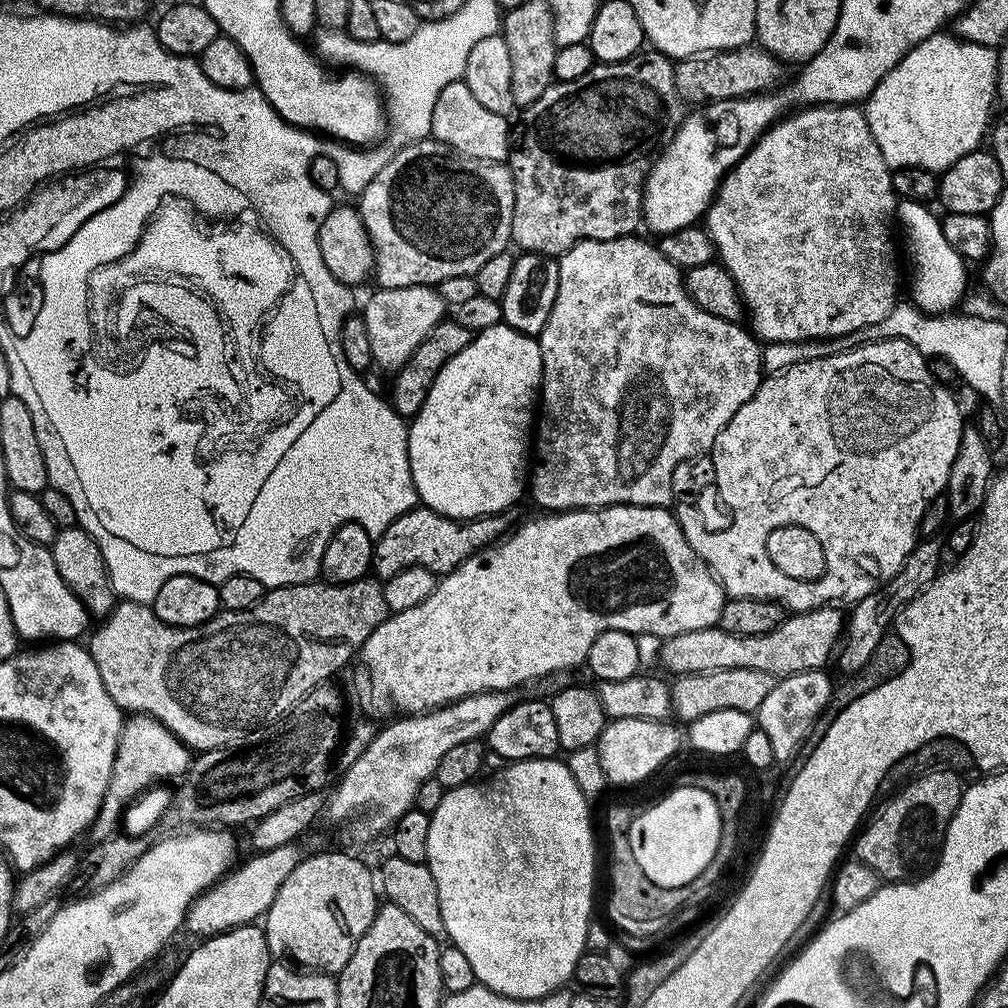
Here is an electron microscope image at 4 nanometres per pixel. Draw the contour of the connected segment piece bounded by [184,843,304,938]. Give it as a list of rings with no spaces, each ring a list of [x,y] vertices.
[[[286,843],[285,846],[275,847],[274,850],[255,853],[244,863],[241,861],[191,904],[185,916],[185,929],[188,928],[192,933],[200,935],[200,938],[211,938],[231,928],[261,919],[273,902],[282,882],[303,859],[303,851],[300,852],[299,848],[297,843]]]

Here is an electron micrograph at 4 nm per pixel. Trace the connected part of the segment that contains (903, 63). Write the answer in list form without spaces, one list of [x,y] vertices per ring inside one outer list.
[[[937,34],[926,38],[918,46],[914,46],[907,54],[899,60],[894,66],[894,70],[890,70],[886,74],[886,78],[882,78],[882,82],[878,82],[876,89],[872,91],[872,95],[866,101],[866,115],[868,117],[868,125],[874,134],[874,138],[878,142],[878,146],[882,150],[882,158],[886,158],[889,168],[895,170],[897,168],[929,168],[930,171],[937,174],[943,173],[944,169],[950,168],[961,163],[963,156],[968,156],[980,144],[980,139],[985,139],[986,133],[990,128],[992,116],[992,104],[997,103],[996,98],[996,58],[997,49],[987,48],[986,46],[978,46],[974,42],[966,42],[957,38],[955,35]]]

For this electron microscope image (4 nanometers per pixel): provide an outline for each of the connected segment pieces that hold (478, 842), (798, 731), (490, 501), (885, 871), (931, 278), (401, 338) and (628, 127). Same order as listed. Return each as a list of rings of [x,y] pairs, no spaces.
[[[560,758],[547,760],[518,760],[504,766],[493,780],[485,784],[473,782],[445,791],[438,810],[431,812],[430,838],[426,838],[426,854],[430,874],[438,886],[438,902],[442,906],[442,922],[446,922],[446,934],[451,947],[466,954],[470,966],[474,966],[477,981],[483,987],[494,990],[506,998],[515,1000],[537,1000],[559,992],[576,974],[576,963],[583,956],[588,943],[588,925],[593,923],[592,887],[596,884],[596,840],[592,837],[592,816],[588,813],[589,797],[578,788],[567,763]]]
[[[815,668],[802,674],[779,677],[770,694],[766,694],[762,706],[756,709],[755,723],[766,734],[766,738],[770,738],[770,746],[774,746],[777,762],[791,761],[803,749],[820,713],[829,707],[834,696],[834,681],[826,673],[827,671]]]
[[[503,322],[475,333],[472,341],[461,352],[454,354],[454,358],[450,358],[450,362],[446,362],[446,366],[442,366],[442,370],[432,379],[432,385],[428,387],[426,402],[422,402],[422,406],[417,410],[416,415],[411,417],[410,423],[406,428],[412,485],[416,487],[416,495],[423,507],[455,520],[472,520],[476,516],[494,516],[503,513],[505,510],[508,510],[508,507],[523,492],[525,495],[526,477],[530,472],[530,445],[534,440],[534,412],[532,416],[532,403],[537,403],[543,378],[544,363],[540,353],[539,339],[522,334],[518,330],[511,328],[509,324]]]
[[[926,772],[916,778],[854,840],[855,855],[866,866],[873,868],[884,882],[911,882],[935,868],[948,827],[960,805],[962,783],[960,784],[961,777],[957,773]]]
[[[901,199],[897,203],[897,221],[902,222],[906,236],[906,248],[912,256],[914,274],[912,276],[912,297],[914,306],[926,313],[940,315],[949,313],[966,288],[966,262],[946,241],[941,219],[927,209],[925,203],[917,200]]]
[[[415,284],[405,288],[383,288],[374,293],[364,304],[362,315],[366,334],[370,338],[372,359],[384,368],[403,369],[412,359],[414,350],[446,316],[446,305],[435,287]]]
[[[648,50],[643,54],[633,56],[630,62],[622,64],[597,62],[592,65],[592,69],[586,74],[582,74],[582,78],[578,78],[574,82],[562,80],[549,84],[548,89],[542,94],[542,98],[538,98],[532,104],[527,105],[528,128],[536,133],[533,136],[524,136],[521,140],[519,137],[518,142],[513,143],[510,153],[512,179],[516,182],[516,205],[512,215],[512,235],[510,240],[511,243],[514,242],[520,247],[519,251],[521,253],[537,252],[543,256],[559,258],[582,240],[613,240],[619,236],[631,236],[637,231],[636,227],[641,227],[642,209],[644,207],[644,184],[660,155],[672,143],[672,139],[675,138],[676,132],[679,131],[686,115],[686,105],[678,94],[675,74],[676,70],[673,61],[669,57],[662,52]]]

